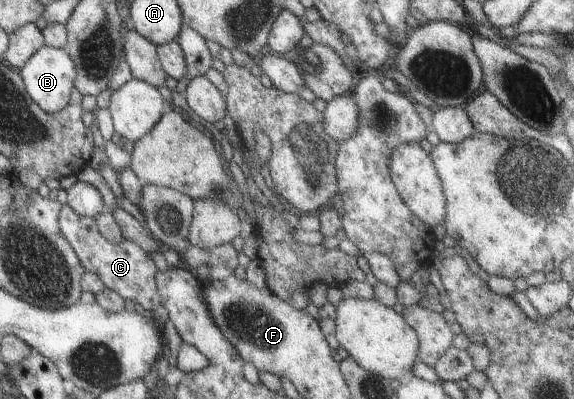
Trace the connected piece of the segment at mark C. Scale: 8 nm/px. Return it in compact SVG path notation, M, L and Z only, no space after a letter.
M62 205L57 216L57 229L63 236L63 239L68 242L70 248L74 251L76 258L86 271L96 274L103 282L106 289L117 292L123 300L132 300L138 309L148 313L151 309L160 305L160 297L156 291L154 283L154 274L156 274L156 266L152 259L144 252L135 242L128 239L122 239L120 242L108 242L97 229L95 220L92 217L83 217L76 214L68 205Z

